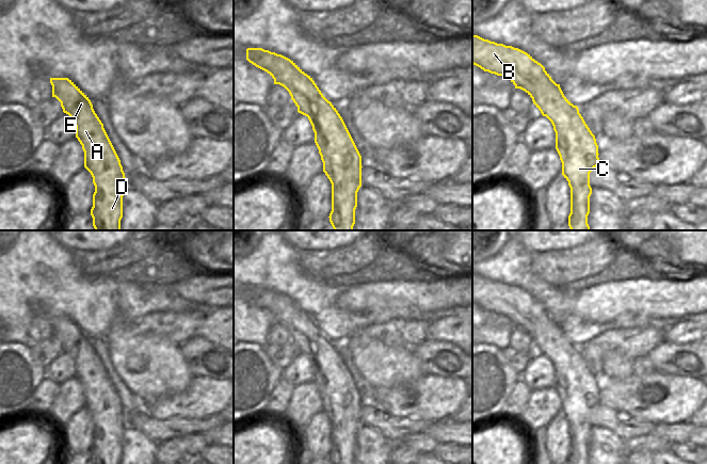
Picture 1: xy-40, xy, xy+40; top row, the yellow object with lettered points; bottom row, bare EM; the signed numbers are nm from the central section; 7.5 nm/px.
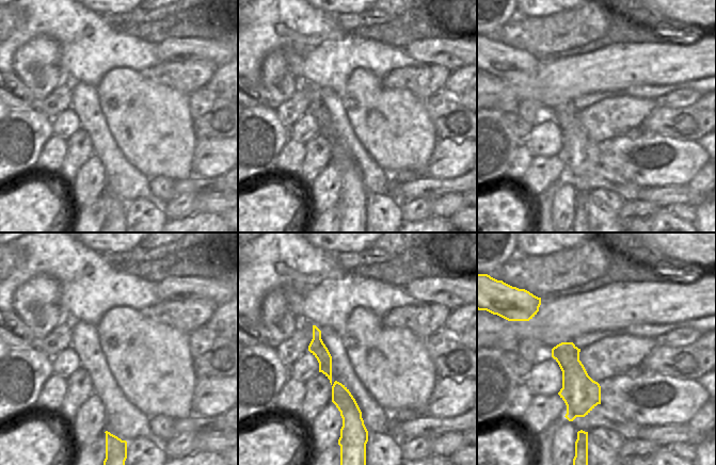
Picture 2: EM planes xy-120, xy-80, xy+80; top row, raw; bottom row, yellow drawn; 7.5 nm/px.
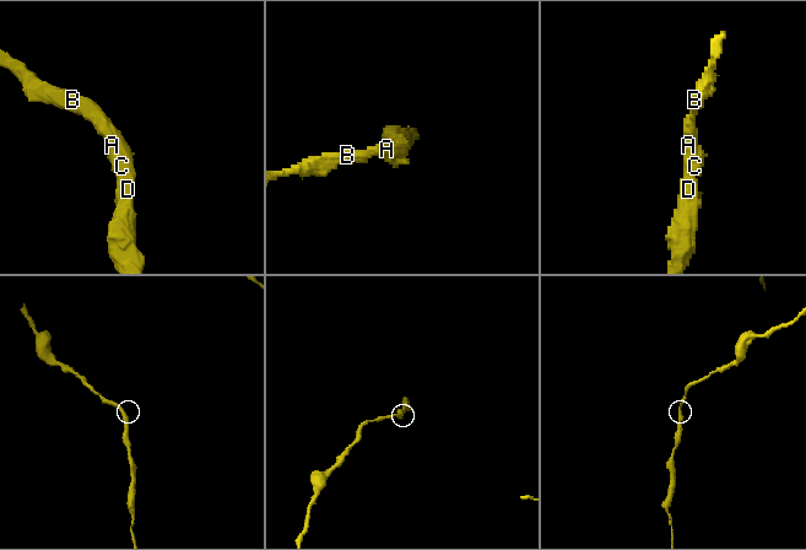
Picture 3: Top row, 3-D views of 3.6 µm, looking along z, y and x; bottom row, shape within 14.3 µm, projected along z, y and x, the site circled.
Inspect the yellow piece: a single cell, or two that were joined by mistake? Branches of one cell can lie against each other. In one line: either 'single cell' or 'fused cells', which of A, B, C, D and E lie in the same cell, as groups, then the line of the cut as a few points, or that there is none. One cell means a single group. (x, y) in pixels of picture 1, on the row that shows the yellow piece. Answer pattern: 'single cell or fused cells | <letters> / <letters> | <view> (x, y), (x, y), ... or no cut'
single cell | A B C D E | no cut

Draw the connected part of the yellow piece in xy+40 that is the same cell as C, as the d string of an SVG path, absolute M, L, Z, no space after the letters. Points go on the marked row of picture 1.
M472 35L472 64L508 78L525 91L552 124L562 175L571 188L571 230L590 230L590 173L599 164L598 145L577 106L563 94L545 67L527 52Z

